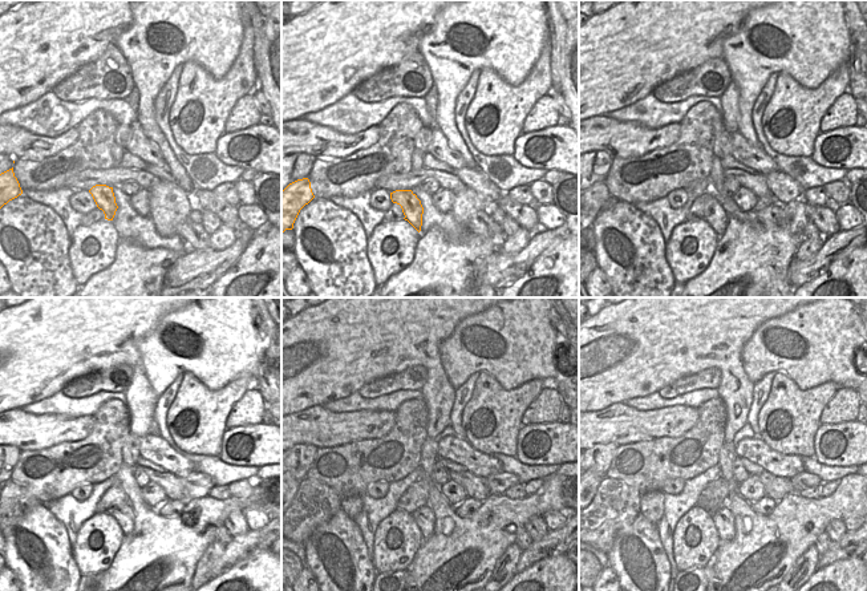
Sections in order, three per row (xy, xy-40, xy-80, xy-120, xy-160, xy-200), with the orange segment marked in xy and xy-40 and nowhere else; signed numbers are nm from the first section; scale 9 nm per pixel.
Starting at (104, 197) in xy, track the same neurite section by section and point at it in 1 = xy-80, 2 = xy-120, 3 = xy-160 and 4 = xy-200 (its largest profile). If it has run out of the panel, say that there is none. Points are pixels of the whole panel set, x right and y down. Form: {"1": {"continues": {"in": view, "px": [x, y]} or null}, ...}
{"1": {"continues": {"in": "xy-80", "px": [714, 215]}}, "2": {"continues": {"in": "xy-120", "px": [124, 514]}}, "3": {"continues": {"in": "xy-160", "px": [424, 517]}}, "4": {"continues": {"in": "xy-200", "px": [724, 519]}}}

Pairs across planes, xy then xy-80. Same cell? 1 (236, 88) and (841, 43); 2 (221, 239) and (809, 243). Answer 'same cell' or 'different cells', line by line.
1: different cells
2: same cell

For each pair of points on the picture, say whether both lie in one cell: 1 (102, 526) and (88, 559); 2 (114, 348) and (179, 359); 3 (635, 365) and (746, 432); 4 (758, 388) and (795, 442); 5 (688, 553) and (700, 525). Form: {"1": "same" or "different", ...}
{"1": "same", "2": "different", "3": "different", "4": "different", "5": "same"}

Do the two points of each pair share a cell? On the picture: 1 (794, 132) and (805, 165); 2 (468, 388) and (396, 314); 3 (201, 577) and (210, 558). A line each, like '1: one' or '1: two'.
1: two
2: two
3: one

